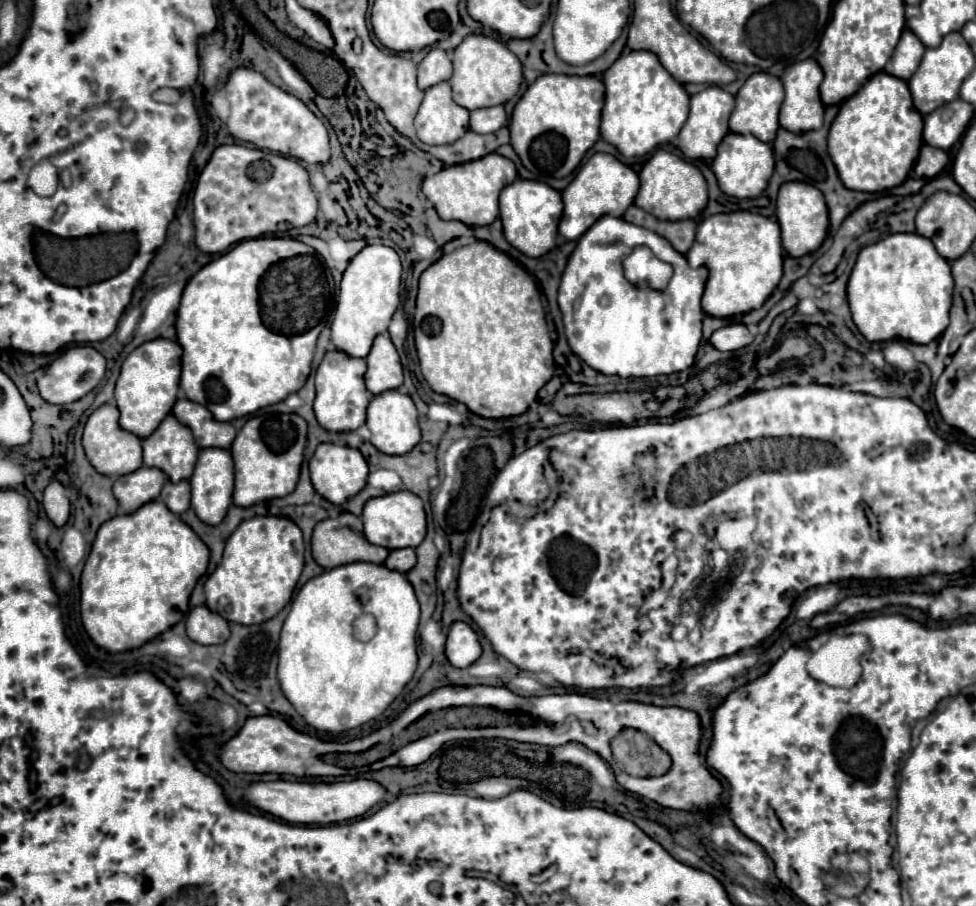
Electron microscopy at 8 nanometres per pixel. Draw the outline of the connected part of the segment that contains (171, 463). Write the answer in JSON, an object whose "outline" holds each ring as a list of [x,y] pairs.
{"outline":[[[173,413],[161,421],[157,431],[143,439],[143,465],[165,471],[173,483],[189,479],[197,453],[199,447],[193,433],[183,423],[177,423]]]}

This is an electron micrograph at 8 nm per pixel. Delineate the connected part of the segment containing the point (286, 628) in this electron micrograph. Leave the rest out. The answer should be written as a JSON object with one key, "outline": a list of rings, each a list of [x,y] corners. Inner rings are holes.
{"outline":[[[359,561],[323,571],[319,577],[309,579],[299,589],[283,623],[279,641],[281,675],[277,669],[283,695],[293,703],[297,713],[319,731],[339,733],[345,731],[345,723],[347,729],[353,729],[371,721],[387,709],[387,705],[401,693],[401,689],[415,673],[417,623],[419,603],[405,573],[389,571],[385,565]],[[365,613],[375,617],[377,633],[369,641],[359,641],[353,635],[353,621]]]}

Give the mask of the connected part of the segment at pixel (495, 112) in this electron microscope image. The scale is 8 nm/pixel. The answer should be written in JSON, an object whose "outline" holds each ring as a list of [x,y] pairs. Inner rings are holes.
{"outline":[[[503,105],[475,109],[471,113],[471,123],[469,125],[475,133],[493,133],[493,131],[505,127],[507,125],[507,115],[505,115]]]}

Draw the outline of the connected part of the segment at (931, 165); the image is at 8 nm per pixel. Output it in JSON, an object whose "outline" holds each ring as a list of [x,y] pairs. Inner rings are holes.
{"outline":[[[923,145],[921,155],[915,163],[915,175],[921,179],[933,179],[945,169],[947,163],[949,163],[949,155],[943,149]]]}

